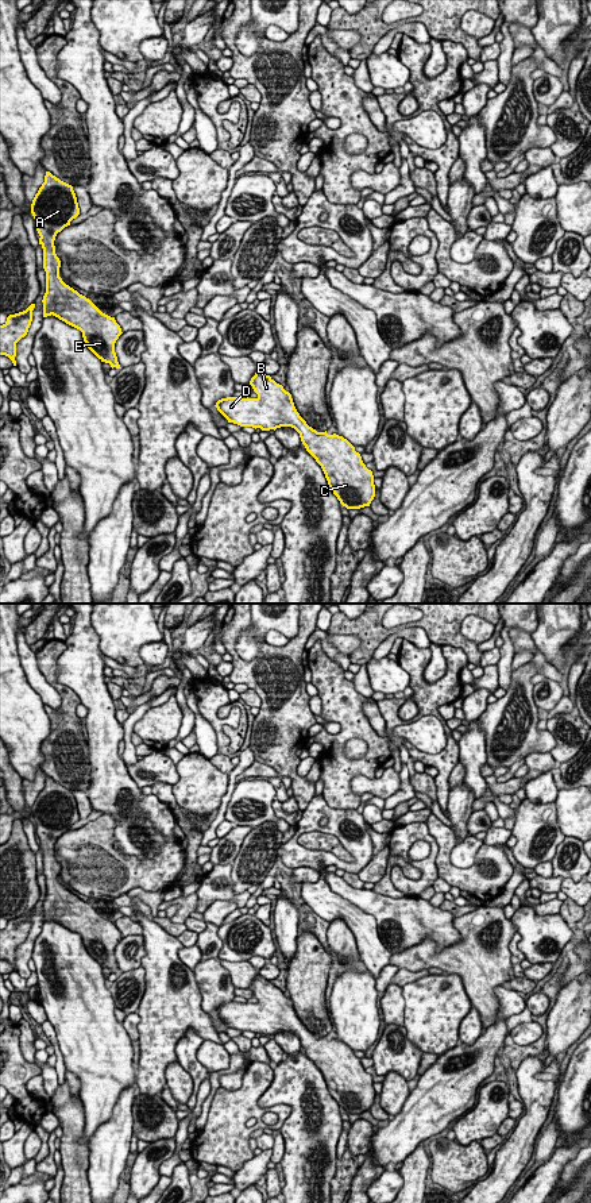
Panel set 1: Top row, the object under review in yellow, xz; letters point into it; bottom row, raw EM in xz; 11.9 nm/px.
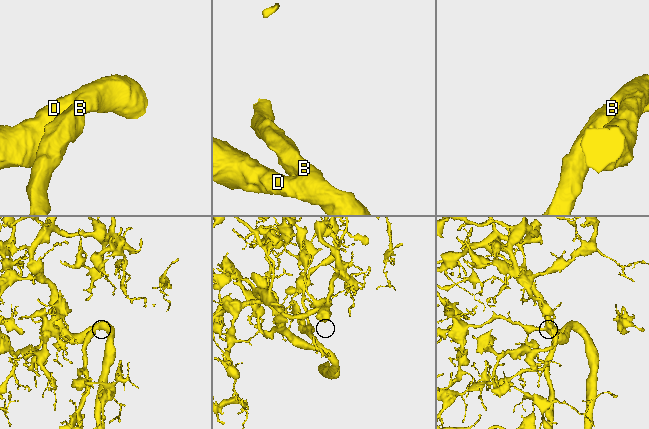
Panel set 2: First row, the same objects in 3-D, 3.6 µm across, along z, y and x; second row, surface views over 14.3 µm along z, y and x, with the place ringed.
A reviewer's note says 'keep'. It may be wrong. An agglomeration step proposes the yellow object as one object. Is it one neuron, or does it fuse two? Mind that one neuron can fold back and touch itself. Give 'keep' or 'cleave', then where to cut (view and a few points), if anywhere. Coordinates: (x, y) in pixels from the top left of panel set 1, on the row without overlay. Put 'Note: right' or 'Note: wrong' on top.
Note: right
keep | no cut

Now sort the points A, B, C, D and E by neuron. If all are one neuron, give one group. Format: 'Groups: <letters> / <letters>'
Groups: A B C D E

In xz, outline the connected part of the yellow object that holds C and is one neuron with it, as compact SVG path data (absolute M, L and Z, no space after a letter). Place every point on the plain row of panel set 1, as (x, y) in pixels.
M259 973L250 990L256 1003L227 1002L216 1007L228 1027L262 1036L294 1033L306 1056L321 1071L329 1094L347 1114L370 1111L375 1102L372 1076L343 1041L317 1037L297 1017L291 999Z

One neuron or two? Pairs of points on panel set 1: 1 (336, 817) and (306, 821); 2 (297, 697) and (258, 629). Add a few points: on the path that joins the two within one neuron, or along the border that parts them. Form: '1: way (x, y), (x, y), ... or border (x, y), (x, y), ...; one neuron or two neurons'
1: way (329, 813), (313, 814); one neuron
2: border (251, 617), (235, 643), (247, 662); two neurons

